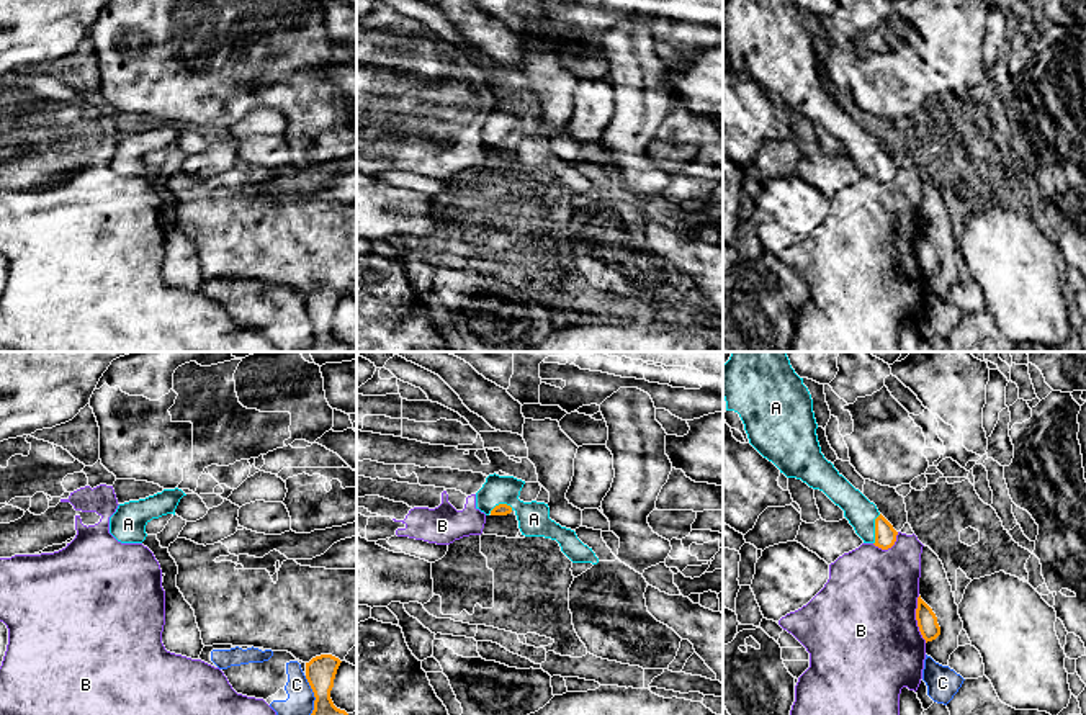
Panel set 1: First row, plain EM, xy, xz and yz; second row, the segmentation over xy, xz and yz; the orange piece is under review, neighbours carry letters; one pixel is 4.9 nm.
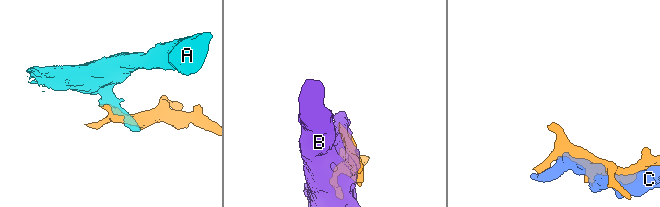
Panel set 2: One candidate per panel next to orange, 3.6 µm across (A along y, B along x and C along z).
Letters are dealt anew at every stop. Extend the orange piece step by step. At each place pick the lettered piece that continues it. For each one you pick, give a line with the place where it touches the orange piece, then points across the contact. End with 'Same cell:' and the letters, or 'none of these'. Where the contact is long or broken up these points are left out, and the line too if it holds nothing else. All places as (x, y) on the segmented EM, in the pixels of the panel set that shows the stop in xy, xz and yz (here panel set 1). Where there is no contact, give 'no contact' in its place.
A: yz (875, 529) | across yz (885, 535), (875, 529), (859, 511)
Same cell: A

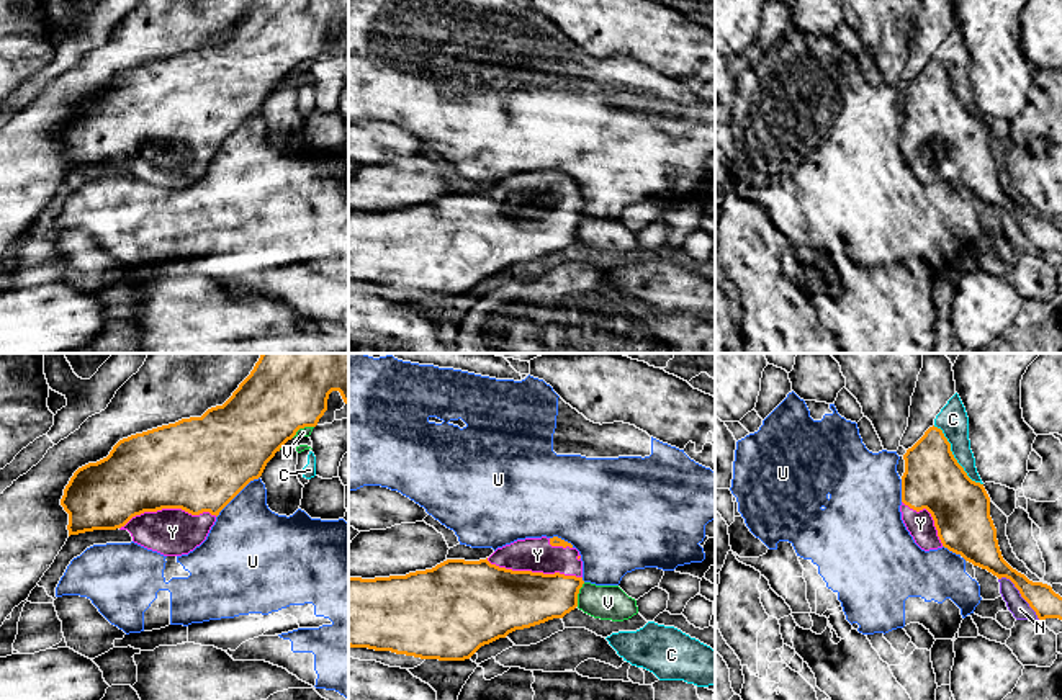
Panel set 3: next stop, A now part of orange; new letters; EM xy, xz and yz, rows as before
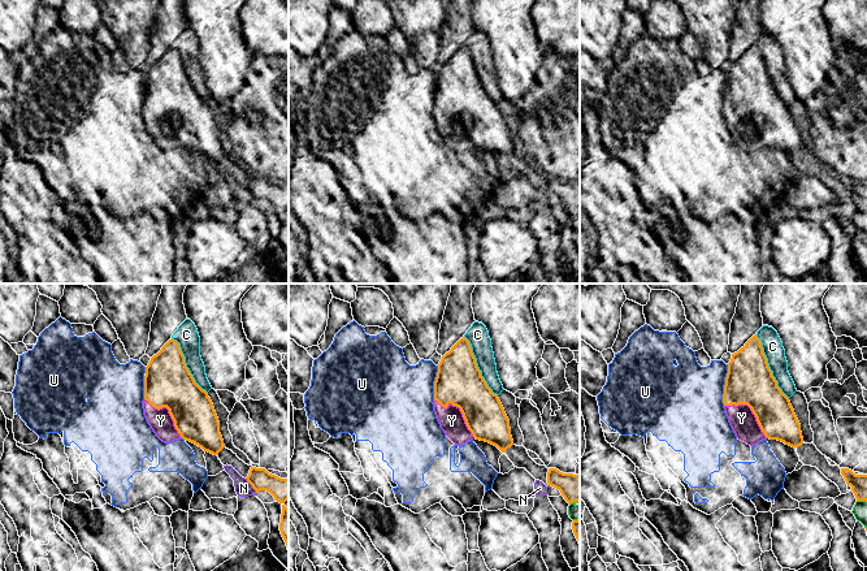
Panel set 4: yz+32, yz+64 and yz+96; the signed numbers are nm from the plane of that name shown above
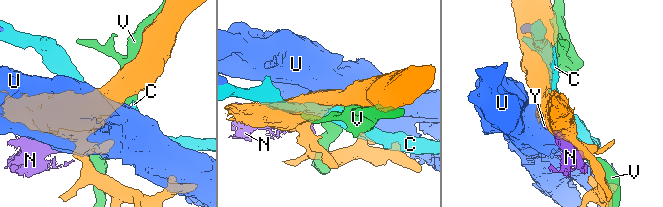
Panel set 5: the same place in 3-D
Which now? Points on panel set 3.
Y: xy (167, 507)
Same cell: Y

